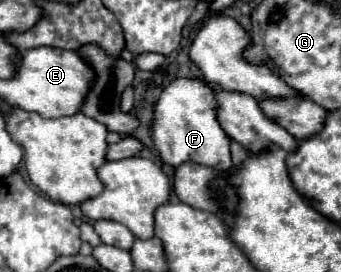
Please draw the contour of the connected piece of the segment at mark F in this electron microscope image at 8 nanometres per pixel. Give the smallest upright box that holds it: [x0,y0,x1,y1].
[149,78,229,170]

